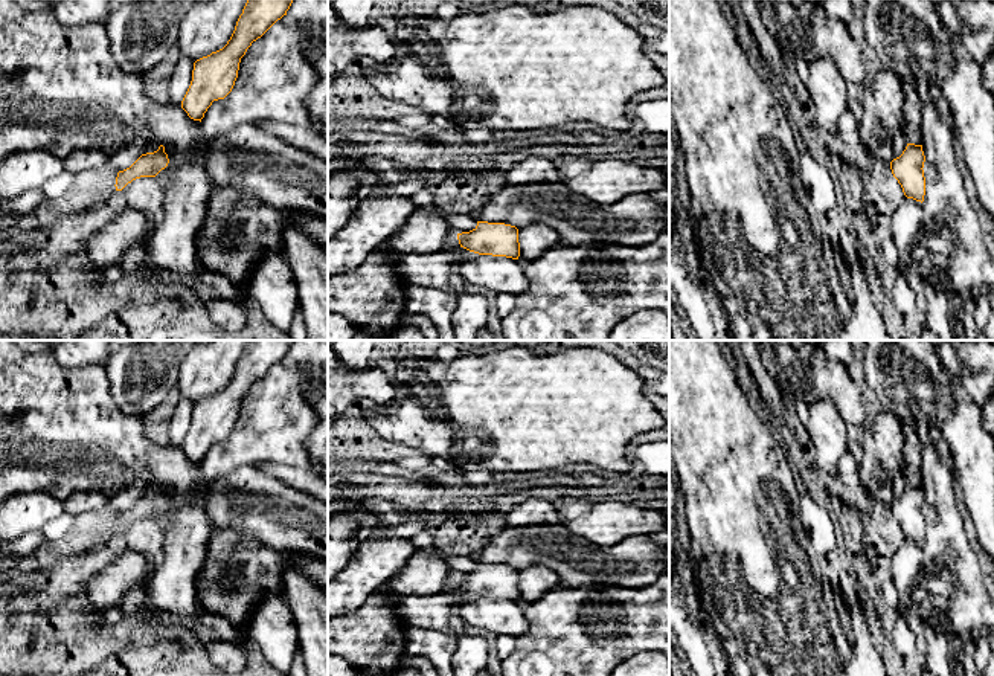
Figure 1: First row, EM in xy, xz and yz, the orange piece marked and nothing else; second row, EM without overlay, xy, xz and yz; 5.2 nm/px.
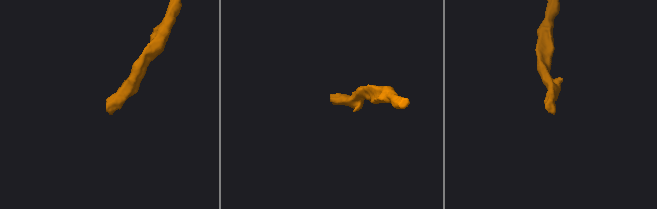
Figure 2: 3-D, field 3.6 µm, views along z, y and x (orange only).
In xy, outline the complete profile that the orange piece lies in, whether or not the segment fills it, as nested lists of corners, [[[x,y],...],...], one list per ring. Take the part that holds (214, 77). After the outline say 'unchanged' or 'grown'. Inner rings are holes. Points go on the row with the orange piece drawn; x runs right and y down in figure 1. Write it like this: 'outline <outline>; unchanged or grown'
outline [[[247,0],[227,44],[194,63],[192,81],[181,101],[181,108],[191,119],[201,122],[212,102],[232,92],[247,49],[287,15],[291,3],[293,0]]]; unchanged

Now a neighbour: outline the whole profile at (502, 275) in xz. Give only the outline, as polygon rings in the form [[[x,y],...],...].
[[[480,255],[457,264],[460,276],[497,295],[518,295],[526,291],[527,279],[523,264],[506,256]]]

